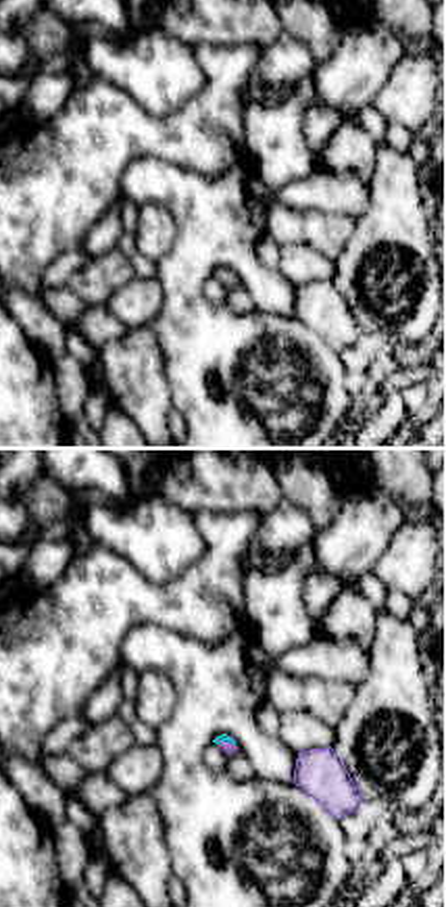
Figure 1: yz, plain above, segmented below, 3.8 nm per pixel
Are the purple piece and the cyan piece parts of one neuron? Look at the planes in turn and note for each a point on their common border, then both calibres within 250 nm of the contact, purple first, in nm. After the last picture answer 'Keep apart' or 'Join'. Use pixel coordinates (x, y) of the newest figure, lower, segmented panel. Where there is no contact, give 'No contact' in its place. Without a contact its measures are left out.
Touches purple at (228, 741). Thickness 50 nm (purple) against 30 nm

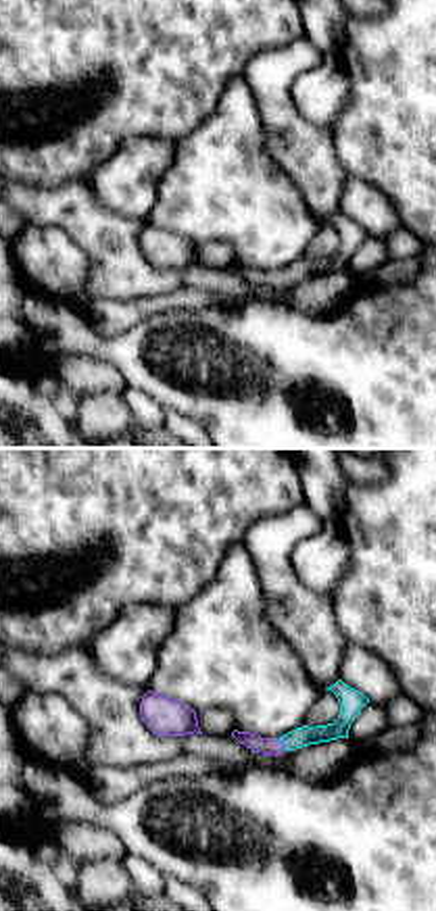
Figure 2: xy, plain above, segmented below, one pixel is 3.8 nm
Touches purple at (284, 745). Thickness 70 nm (purple) against 80 nm

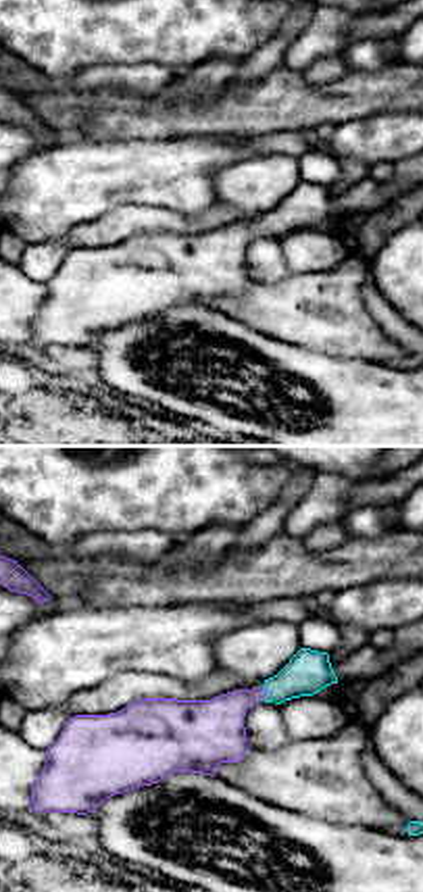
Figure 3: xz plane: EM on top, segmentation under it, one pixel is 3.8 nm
Touches purple at (265, 692). Thickness 240 nm (purple) against 170 nm

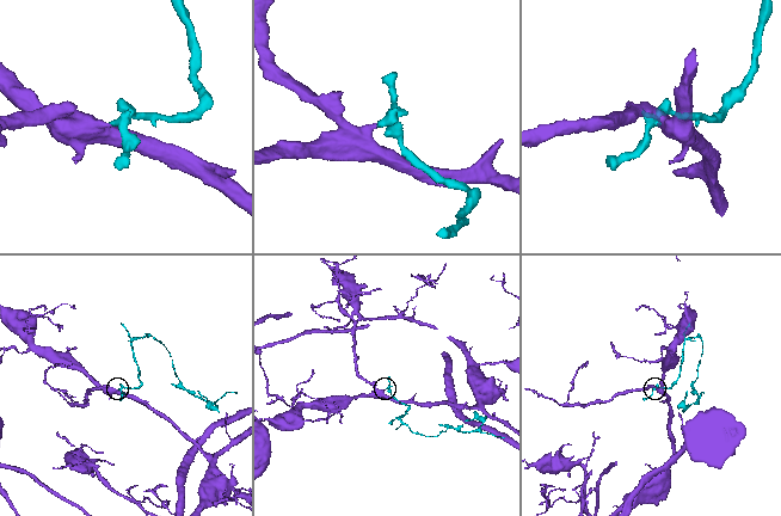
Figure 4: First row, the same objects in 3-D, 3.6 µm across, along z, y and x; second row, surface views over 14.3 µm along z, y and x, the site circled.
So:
Join

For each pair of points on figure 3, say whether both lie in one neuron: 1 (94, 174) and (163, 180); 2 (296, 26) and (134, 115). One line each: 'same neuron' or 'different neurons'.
1: same neuron
2: different neurons

